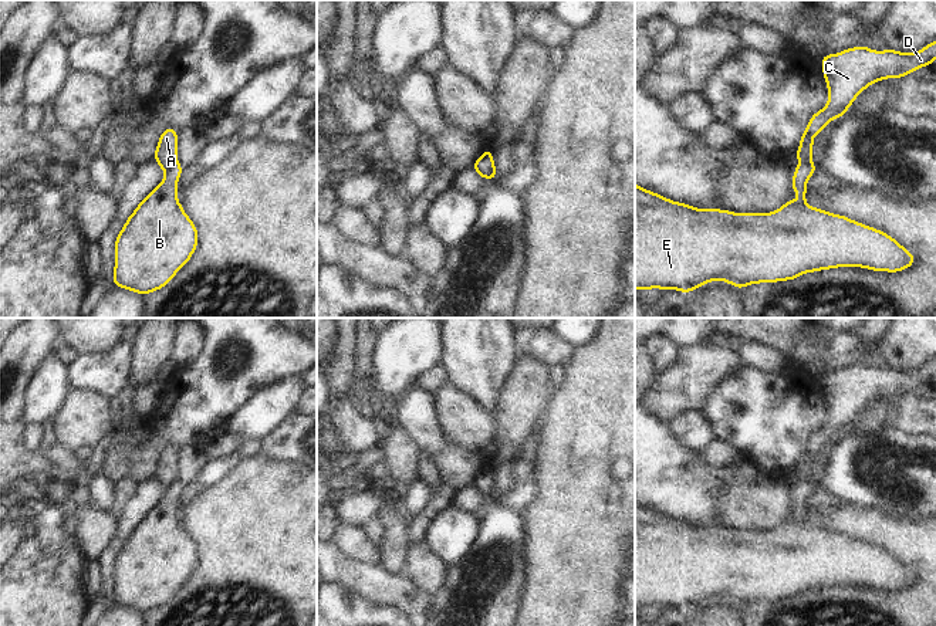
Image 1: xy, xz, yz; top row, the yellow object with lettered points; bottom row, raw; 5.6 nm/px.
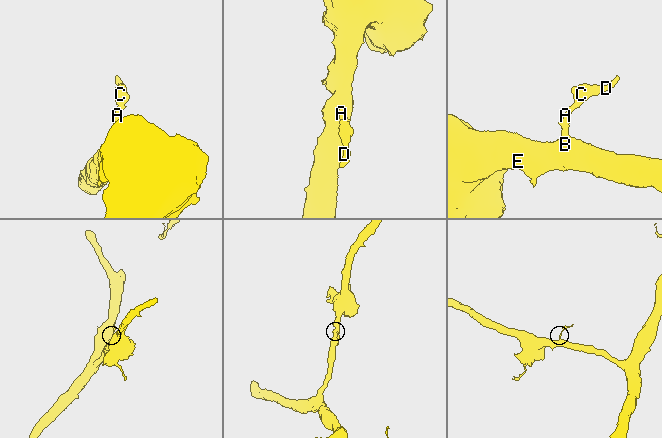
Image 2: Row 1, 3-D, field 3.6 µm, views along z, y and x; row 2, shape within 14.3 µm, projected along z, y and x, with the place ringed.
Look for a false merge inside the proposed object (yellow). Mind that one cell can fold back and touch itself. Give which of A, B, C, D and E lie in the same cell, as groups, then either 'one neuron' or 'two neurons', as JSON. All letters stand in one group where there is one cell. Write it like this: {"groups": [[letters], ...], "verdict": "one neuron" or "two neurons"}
{"groups": [["A", "C", "D"], ["B", "E"]], "verdict": "two neurons"}

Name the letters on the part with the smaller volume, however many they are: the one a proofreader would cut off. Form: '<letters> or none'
A, C, D

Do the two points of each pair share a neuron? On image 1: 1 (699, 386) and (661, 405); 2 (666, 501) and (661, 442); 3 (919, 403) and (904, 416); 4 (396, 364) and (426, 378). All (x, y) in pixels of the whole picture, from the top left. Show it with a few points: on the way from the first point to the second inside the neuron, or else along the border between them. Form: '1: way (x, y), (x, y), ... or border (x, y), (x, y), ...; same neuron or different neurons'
1: way (689, 386), (683, 386), (671, 395); same neuron
2: way (666, 487), (666, 479), (661, 473), (661, 456); same neuron
3: way (915, 408), (908, 415); same neuron
4: border (439, 361), (423, 371), (415, 381); different neurons

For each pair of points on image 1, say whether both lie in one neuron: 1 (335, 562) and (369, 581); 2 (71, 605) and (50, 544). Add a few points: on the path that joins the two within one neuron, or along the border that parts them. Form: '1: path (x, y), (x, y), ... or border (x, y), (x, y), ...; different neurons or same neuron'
1: path (344, 571), (361, 578); same neuron
2: border (66, 535), (51, 554), (31, 538); different neurons

